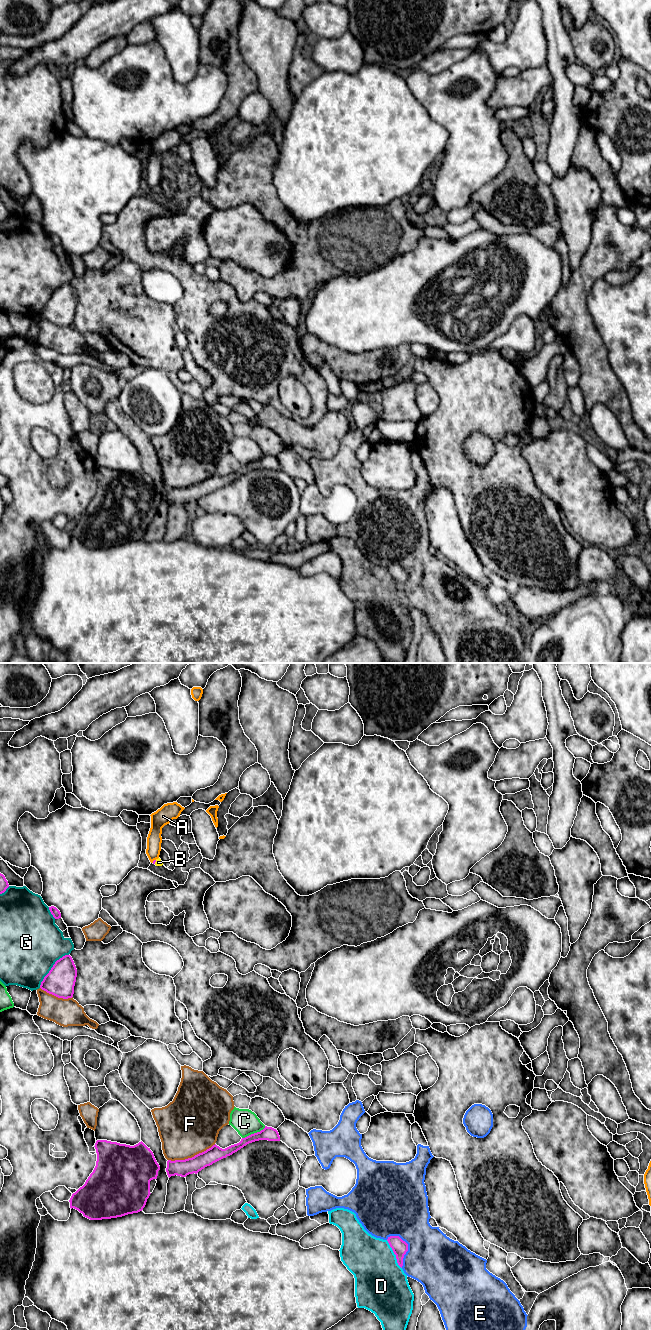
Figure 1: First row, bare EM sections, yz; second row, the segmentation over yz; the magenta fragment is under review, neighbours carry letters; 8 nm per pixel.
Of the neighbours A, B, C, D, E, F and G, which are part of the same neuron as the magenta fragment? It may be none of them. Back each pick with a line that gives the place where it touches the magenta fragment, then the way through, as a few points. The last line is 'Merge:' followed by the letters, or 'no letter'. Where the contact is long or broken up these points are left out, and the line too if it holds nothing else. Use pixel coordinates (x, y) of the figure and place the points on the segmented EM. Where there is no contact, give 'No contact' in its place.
B: Touches magenta at yz (155, 861). Path across: yz (154, 861), (155, 861), (158, 862)
Merge: B

